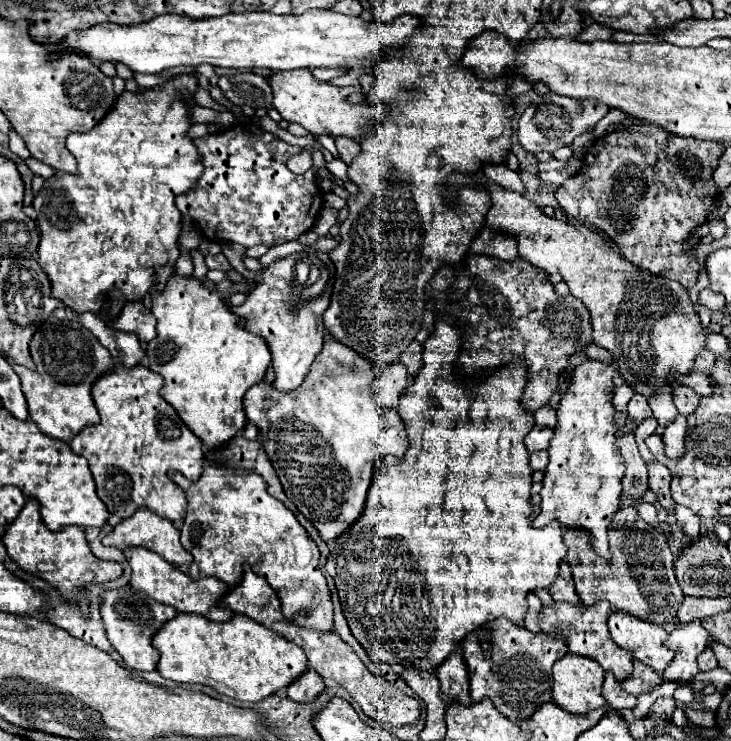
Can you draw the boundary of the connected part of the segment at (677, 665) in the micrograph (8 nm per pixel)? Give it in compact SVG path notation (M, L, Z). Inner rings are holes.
M698 620L692 624L680 624L680 628L676 628L668 636L666 646L676 648L676 658L664 670L662 678L664 678L664 682L682 682L682 686L676 688L676 692L674 692L676 702L692 704L696 700L690 684L692 684L694 676L700 672L696 658L700 652L706 650L706 642L708 642L708 632L702 628L702 624Z

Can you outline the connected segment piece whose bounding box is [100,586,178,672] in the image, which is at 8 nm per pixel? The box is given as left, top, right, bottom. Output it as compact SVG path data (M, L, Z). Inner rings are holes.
M120 588L120 590L108 590L102 594L102 620L106 626L106 636L116 648L116 652L122 656L122 660L134 668L134 670L144 670L152 672L158 666L158 650L152 646L152 638L158 634L158 630L172 620L178 612L172 606L160 604L152 600L148 594L138 592L134 588Z

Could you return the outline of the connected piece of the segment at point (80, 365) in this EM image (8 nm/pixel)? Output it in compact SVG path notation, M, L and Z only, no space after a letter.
M66 322L44 324L30 342L30 354L36 370L12 364L22 382L30 420L46 436L70 444L82 428L100 422L100 414L94 406L90 390L92 384L104 374L110 374L116 364L110 352L92 336L92 332L78 326L78 322L72 322L70 326Z

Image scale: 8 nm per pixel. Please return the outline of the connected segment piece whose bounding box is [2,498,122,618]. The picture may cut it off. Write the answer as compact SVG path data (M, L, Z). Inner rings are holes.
M28 498L20 516L6 526L6 532L2 536L2 542L8 550L8 556L26 572L30 572L36 578L46 580L52 584L68 604L76 604L84 618L88 618L88 600L86 600L86 588L90 588L94 582L110 582L114 578L122 576L122 566L116 562L106 562L96 556L92 556L92 550L84 538L84 530L78 526L66 526L58 532L52 532L46 528L46 524L40 518L40 504L36 500Z

